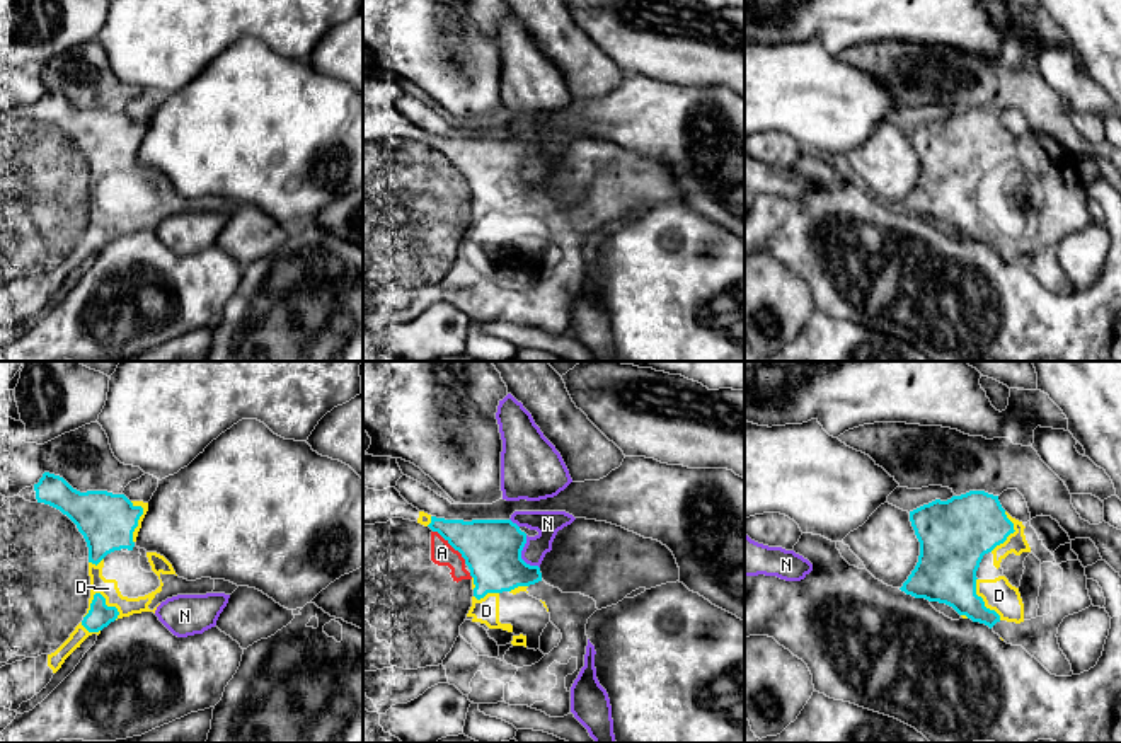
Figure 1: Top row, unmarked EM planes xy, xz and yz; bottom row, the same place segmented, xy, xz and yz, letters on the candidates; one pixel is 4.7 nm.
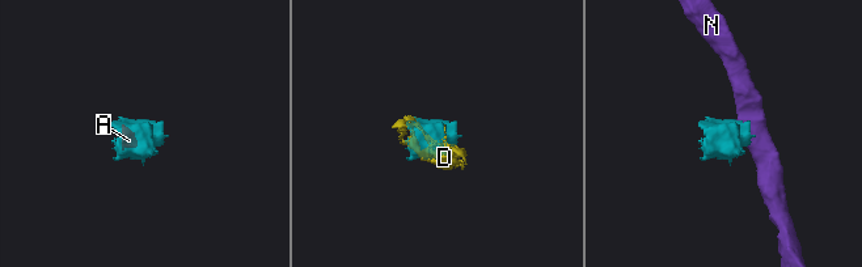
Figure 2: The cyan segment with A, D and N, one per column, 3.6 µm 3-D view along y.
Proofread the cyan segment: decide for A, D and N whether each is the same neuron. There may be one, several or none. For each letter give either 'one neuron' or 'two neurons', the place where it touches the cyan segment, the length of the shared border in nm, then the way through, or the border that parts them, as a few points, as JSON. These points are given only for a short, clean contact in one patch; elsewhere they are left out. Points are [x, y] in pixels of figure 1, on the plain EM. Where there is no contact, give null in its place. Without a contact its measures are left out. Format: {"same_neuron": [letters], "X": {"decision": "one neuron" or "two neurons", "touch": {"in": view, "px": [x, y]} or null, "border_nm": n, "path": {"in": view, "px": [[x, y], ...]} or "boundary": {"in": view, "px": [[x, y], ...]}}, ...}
{"same_neuron": ["A", "D"], "A": {"decision": "one neuron", "touch": {"in": "xz", "px": [452, 164]}, "border_nm": 220}, "D": {"decision": "one neuron", "touch": {"in": "xy", "px": [97, 212]}, "border_nm": 180}, "N": {"decision": "two neurons", "touch": {"in": "xz", "px": [520, 174]}, "border_nm": 170, "boundary": {"in": "xz", "px": [[525, 154], [522, 176], [539, 186]]}}}

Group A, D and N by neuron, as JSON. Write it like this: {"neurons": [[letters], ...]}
{"neurons": [["A", "D"], ["N"]]}

